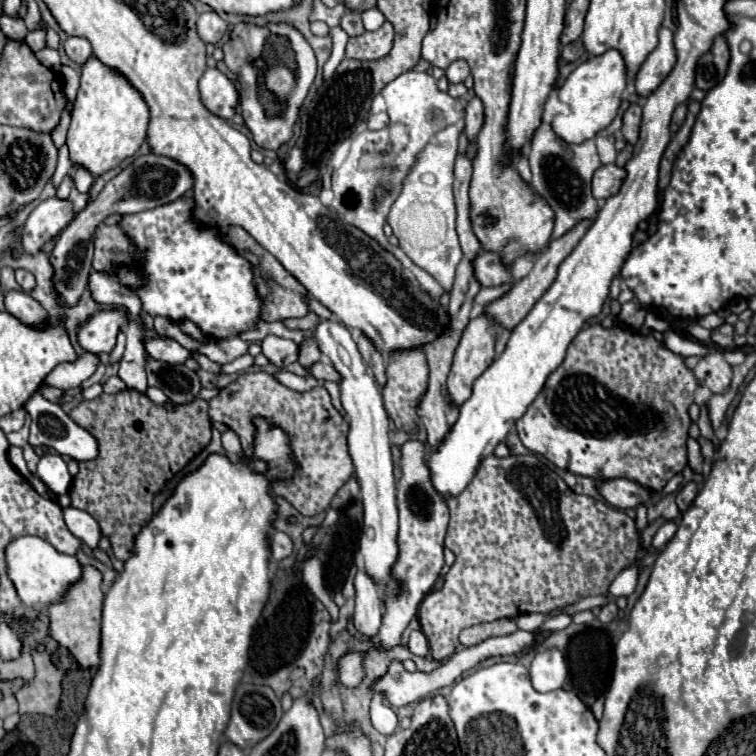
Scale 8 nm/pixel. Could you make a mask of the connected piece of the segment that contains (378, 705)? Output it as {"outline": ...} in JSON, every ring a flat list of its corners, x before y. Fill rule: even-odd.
{"outline":[[375,694,370,704,370,720,372,725,382,734,391,735,399,725,395,712,383,712,384,696]]}

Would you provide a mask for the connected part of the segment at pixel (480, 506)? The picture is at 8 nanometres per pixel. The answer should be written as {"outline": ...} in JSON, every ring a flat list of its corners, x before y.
{"outline":[[533,453,507,455,503,459,495,455,485,457,473,481,469,481,457,497,449,497,447,505,451,521,445,545,457,559,445,575,443,589,429,593,417,613,435,661,443,661,455,653,459,631,465,627,515,619,525,613,551,613,583,597,605,595,611,581,637,557,639,531,635,521,603,501,573,493,565,481]]}

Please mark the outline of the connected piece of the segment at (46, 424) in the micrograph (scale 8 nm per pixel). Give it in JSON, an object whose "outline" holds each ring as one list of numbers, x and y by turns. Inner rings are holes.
{"outline":[[35,393,27,403,27,413,31,415,31,437,29,437,29,443,31,445,45,445,45,447,51,447,55,449,57,453,61,455,69,455,71,459,77,459,77,461,93,461,97,455,99,455,99,443,97,439,85,431,83,427,79,427,61,407,59,403,53,403,53,401,47,401,41,393]]}

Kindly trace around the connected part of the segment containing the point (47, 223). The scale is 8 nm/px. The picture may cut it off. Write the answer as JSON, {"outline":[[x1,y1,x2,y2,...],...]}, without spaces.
{"outline":[[51,197,41,201,27,217,21,231,21,245,27,255,41,253,43,245,55,239,73,219,73,207,69,201]]}

